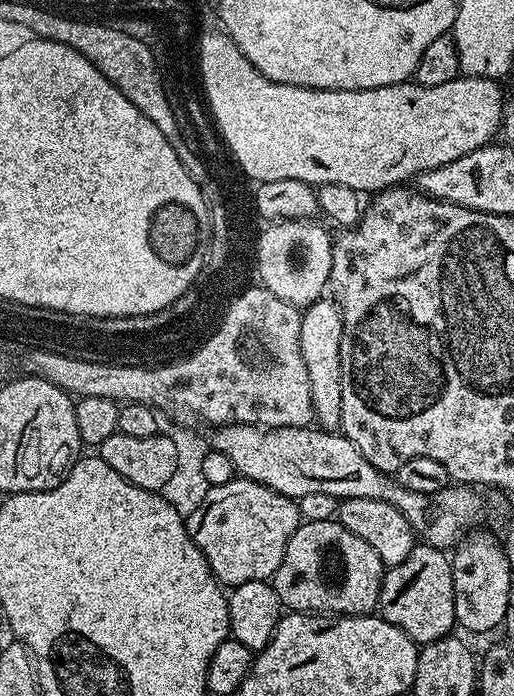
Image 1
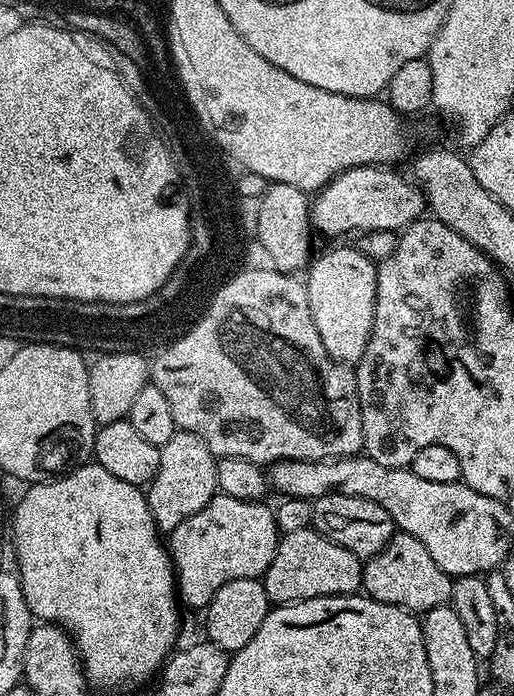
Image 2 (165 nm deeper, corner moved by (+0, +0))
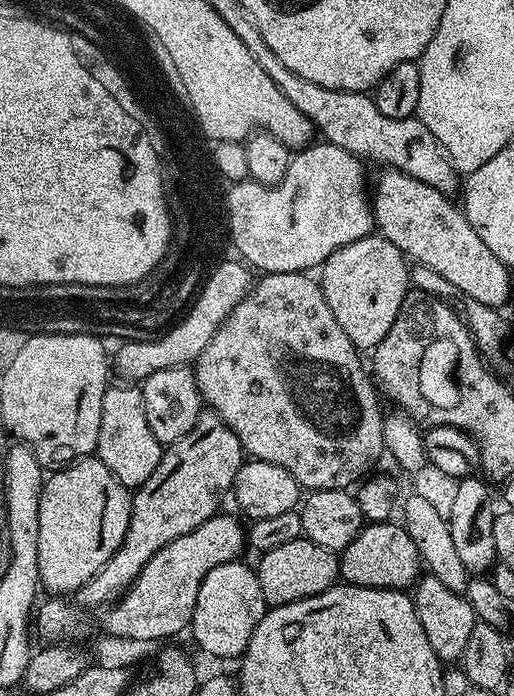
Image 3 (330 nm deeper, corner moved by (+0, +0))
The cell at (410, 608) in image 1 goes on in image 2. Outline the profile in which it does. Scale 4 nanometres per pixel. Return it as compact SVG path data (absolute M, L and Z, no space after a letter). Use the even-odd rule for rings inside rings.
M397 531L381 552L363 561L364 579L362 588L367 595L378 602L393 604L413 614L423 614L443 604L448 604L454 596L454 580L430 558L426 546L410 534Z

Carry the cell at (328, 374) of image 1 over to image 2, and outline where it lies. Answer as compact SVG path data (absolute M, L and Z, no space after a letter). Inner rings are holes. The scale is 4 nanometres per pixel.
M355 246L332 248L318 256L311 261L306 272L310 318L314 318L322 346L326 346L330 358L340 364L355 366L366 350L376 317L377 261L371 260Z

